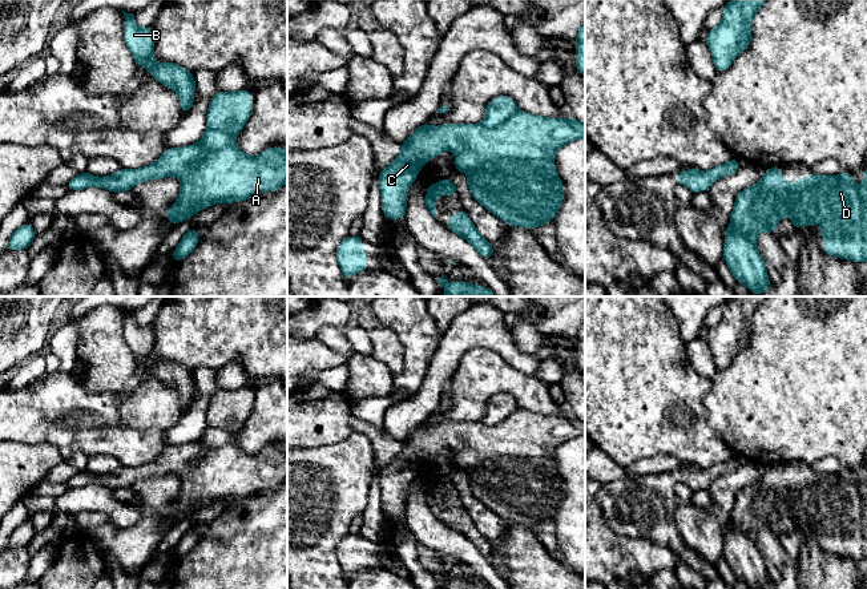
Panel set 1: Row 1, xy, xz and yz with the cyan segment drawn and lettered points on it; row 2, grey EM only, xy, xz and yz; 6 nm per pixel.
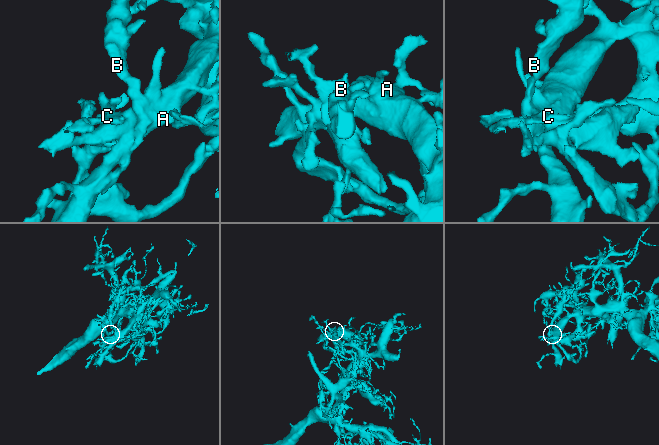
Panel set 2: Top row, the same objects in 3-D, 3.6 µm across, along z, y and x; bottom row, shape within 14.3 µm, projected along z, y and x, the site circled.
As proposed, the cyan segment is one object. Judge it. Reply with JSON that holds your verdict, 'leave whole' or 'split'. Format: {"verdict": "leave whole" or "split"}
{"verdict": "leave whole"}

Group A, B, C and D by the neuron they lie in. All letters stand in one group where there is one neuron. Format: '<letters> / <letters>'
A B C D

